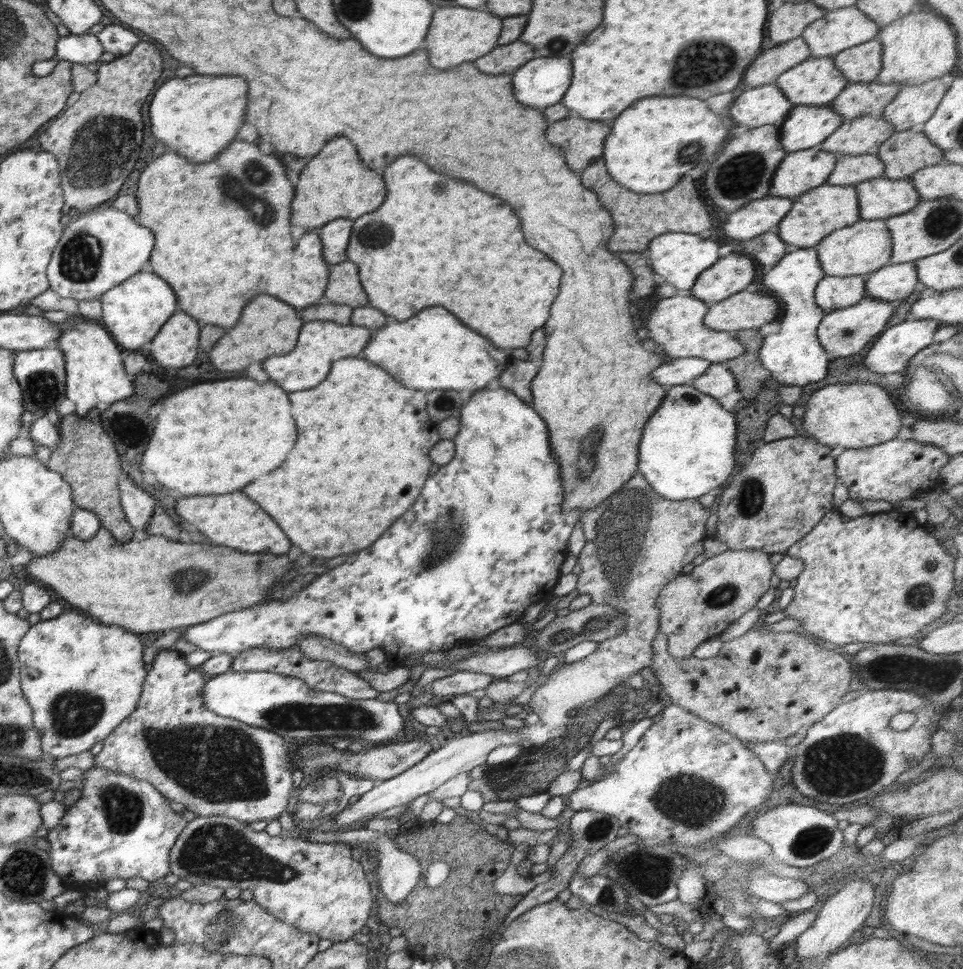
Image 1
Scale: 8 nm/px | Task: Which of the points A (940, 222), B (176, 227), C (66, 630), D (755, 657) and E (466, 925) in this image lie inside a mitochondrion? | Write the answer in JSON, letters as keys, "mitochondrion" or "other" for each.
{"A":"mitochondrion","B":"other","C":"other","D":"other","E":"other"}

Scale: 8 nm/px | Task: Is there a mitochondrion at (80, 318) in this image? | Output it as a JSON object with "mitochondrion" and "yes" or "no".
{"mitochondrion":"no"}

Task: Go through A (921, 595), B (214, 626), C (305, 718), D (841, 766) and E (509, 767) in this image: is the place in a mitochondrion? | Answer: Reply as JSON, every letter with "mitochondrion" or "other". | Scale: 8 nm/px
{"A":"mitochondrion","B":"other","C":"mitochondrion","D":"mitochondrion","E":"other"}

